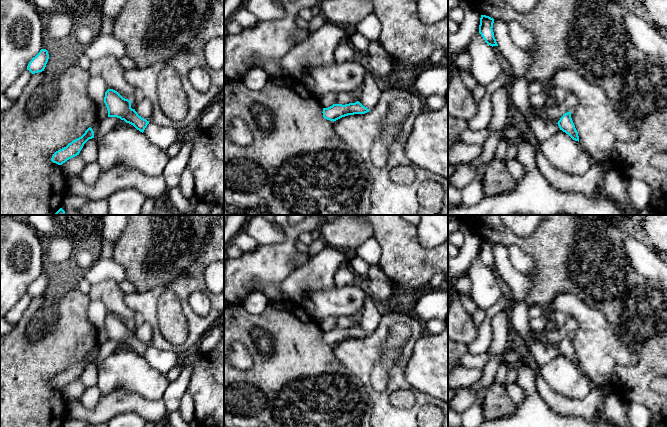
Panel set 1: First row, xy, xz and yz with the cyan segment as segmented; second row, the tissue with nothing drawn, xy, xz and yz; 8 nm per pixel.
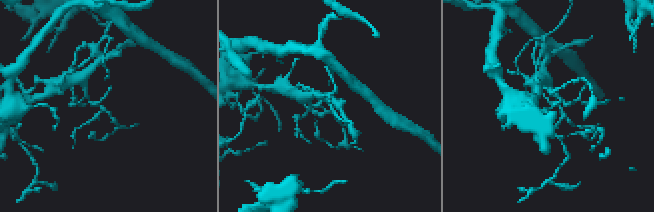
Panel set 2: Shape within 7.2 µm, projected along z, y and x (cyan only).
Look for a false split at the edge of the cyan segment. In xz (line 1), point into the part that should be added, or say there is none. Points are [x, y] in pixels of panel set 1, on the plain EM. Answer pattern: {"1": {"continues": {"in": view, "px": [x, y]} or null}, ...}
{"1": {"continues": null}}

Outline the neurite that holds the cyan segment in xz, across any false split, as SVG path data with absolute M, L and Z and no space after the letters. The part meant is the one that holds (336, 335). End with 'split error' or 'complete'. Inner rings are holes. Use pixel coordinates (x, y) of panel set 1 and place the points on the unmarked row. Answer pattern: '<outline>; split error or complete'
M359 325L349 328L333 328L328 332L323 332L323 341L330 345L336 345L342 341L354 338L365 338L370 334L363 330Z; complete

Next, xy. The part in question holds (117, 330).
M113 313L105 316L104 327L108 334L108 341L120 342L142 357L149 348L149 345L139 340L135 333L131 332L130 324L123 322Z; complete

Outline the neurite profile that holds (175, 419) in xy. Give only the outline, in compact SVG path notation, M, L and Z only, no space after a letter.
M180 411L169 414L167 421L170 423L171 427L189 427L188 421L183 418Z

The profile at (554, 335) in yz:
M567 318L566 324L558 327L555 323L537 338L548 346L558 347L560 342L567 336L573 335L578 328L577 322L573 318Z

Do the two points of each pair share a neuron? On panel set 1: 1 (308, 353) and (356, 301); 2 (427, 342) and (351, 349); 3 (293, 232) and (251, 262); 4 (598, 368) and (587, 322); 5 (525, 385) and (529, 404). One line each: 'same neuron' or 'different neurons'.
1: different neurons
2: different neurons
3: same neuron
4: same neuron
5: same neuron

